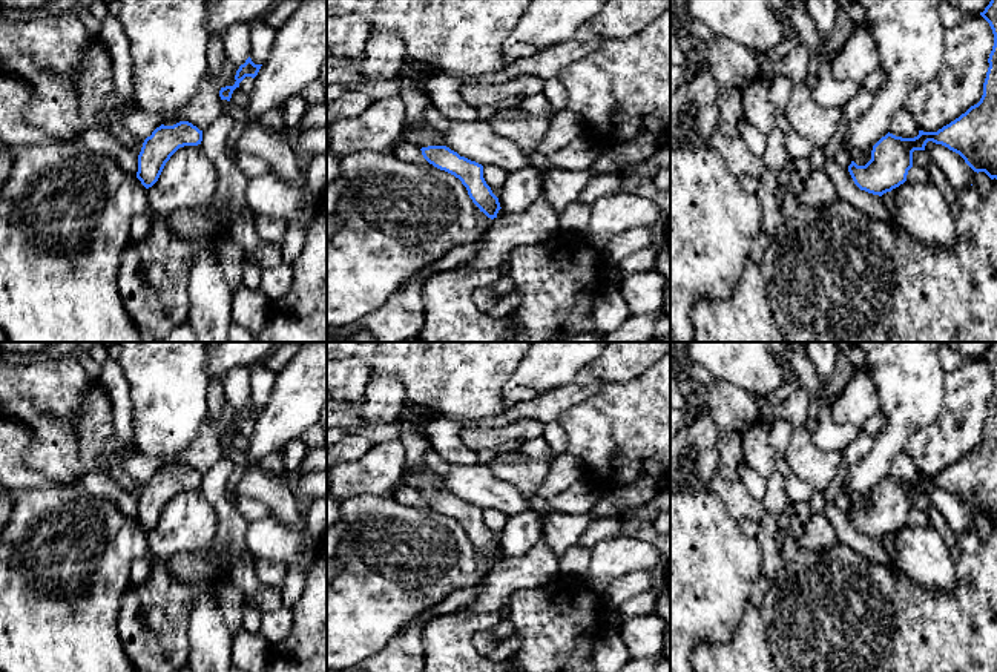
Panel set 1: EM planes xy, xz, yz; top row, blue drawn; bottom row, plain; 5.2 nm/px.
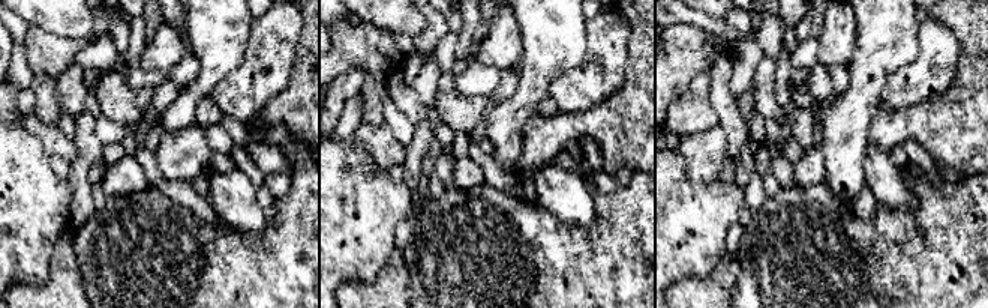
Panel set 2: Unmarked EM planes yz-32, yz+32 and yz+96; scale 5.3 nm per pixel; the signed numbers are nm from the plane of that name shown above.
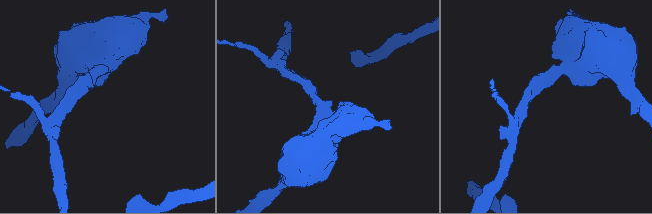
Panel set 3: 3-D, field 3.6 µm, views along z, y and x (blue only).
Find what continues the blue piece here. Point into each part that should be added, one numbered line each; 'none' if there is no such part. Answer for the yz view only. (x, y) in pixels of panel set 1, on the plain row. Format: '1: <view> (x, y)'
none

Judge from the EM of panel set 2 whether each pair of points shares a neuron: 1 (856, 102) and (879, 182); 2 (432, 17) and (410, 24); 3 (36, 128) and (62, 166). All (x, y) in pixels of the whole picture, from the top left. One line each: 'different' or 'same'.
1: different
2: different
3: different

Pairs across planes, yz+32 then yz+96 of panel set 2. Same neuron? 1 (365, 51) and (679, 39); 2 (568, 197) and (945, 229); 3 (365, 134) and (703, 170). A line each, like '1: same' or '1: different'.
1: same
2: different
3: same

